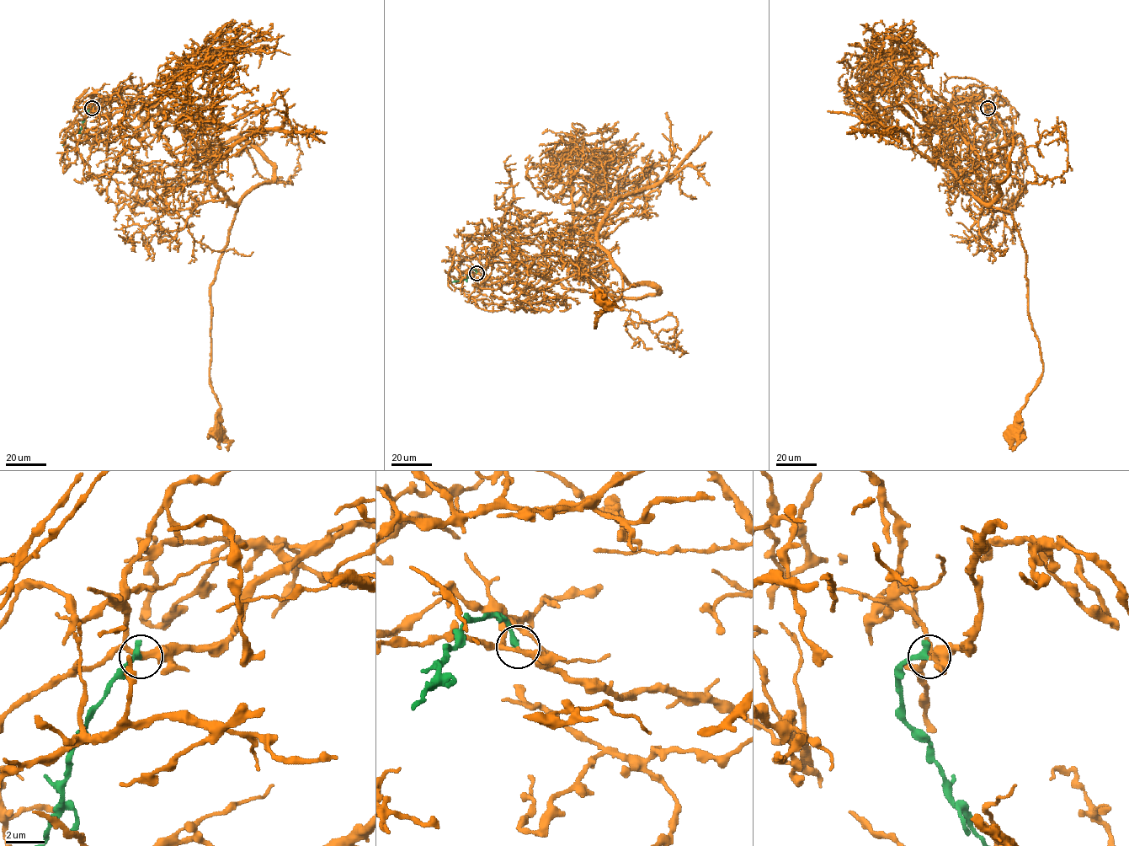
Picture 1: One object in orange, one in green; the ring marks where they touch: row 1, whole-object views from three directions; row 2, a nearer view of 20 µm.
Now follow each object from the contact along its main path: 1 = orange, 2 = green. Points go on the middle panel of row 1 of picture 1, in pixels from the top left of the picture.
1: (476, 273), (604, 294), (591, 272), (609, 261), (622, 293), (595, 327), (603, 299)
2: (476, 273), (472, 270), (465, 279), (449, 282)

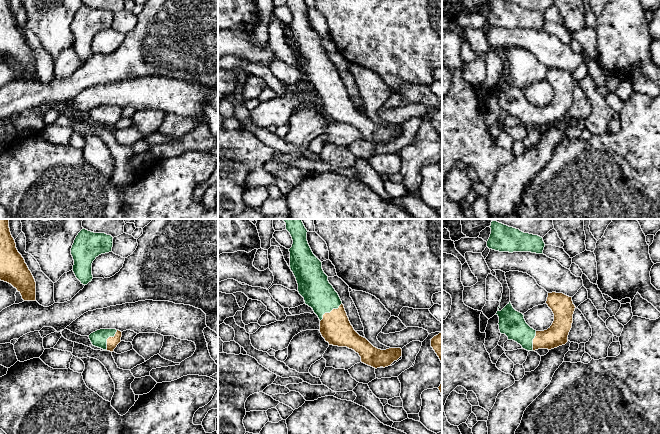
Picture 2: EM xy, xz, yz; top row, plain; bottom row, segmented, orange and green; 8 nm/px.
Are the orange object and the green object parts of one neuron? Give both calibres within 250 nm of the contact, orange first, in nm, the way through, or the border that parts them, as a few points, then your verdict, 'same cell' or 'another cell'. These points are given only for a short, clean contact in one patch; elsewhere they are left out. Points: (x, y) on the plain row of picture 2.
calibres 260 and 240 nm; way xz (335, 103), (330, 88), (325, 77), (313, 62); same cell

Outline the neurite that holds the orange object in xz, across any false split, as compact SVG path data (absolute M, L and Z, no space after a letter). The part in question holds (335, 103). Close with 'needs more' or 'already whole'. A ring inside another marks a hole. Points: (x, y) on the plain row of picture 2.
M286 0L286 6L293 16L289 25L290 45L296 54L298 68L318 92L319 107L325 117L354 126L362 139L375 145L397 137L402 132L401 124L378 125L354 106L338 69L322 45L322 38L308 20L304 0Z | needs more

